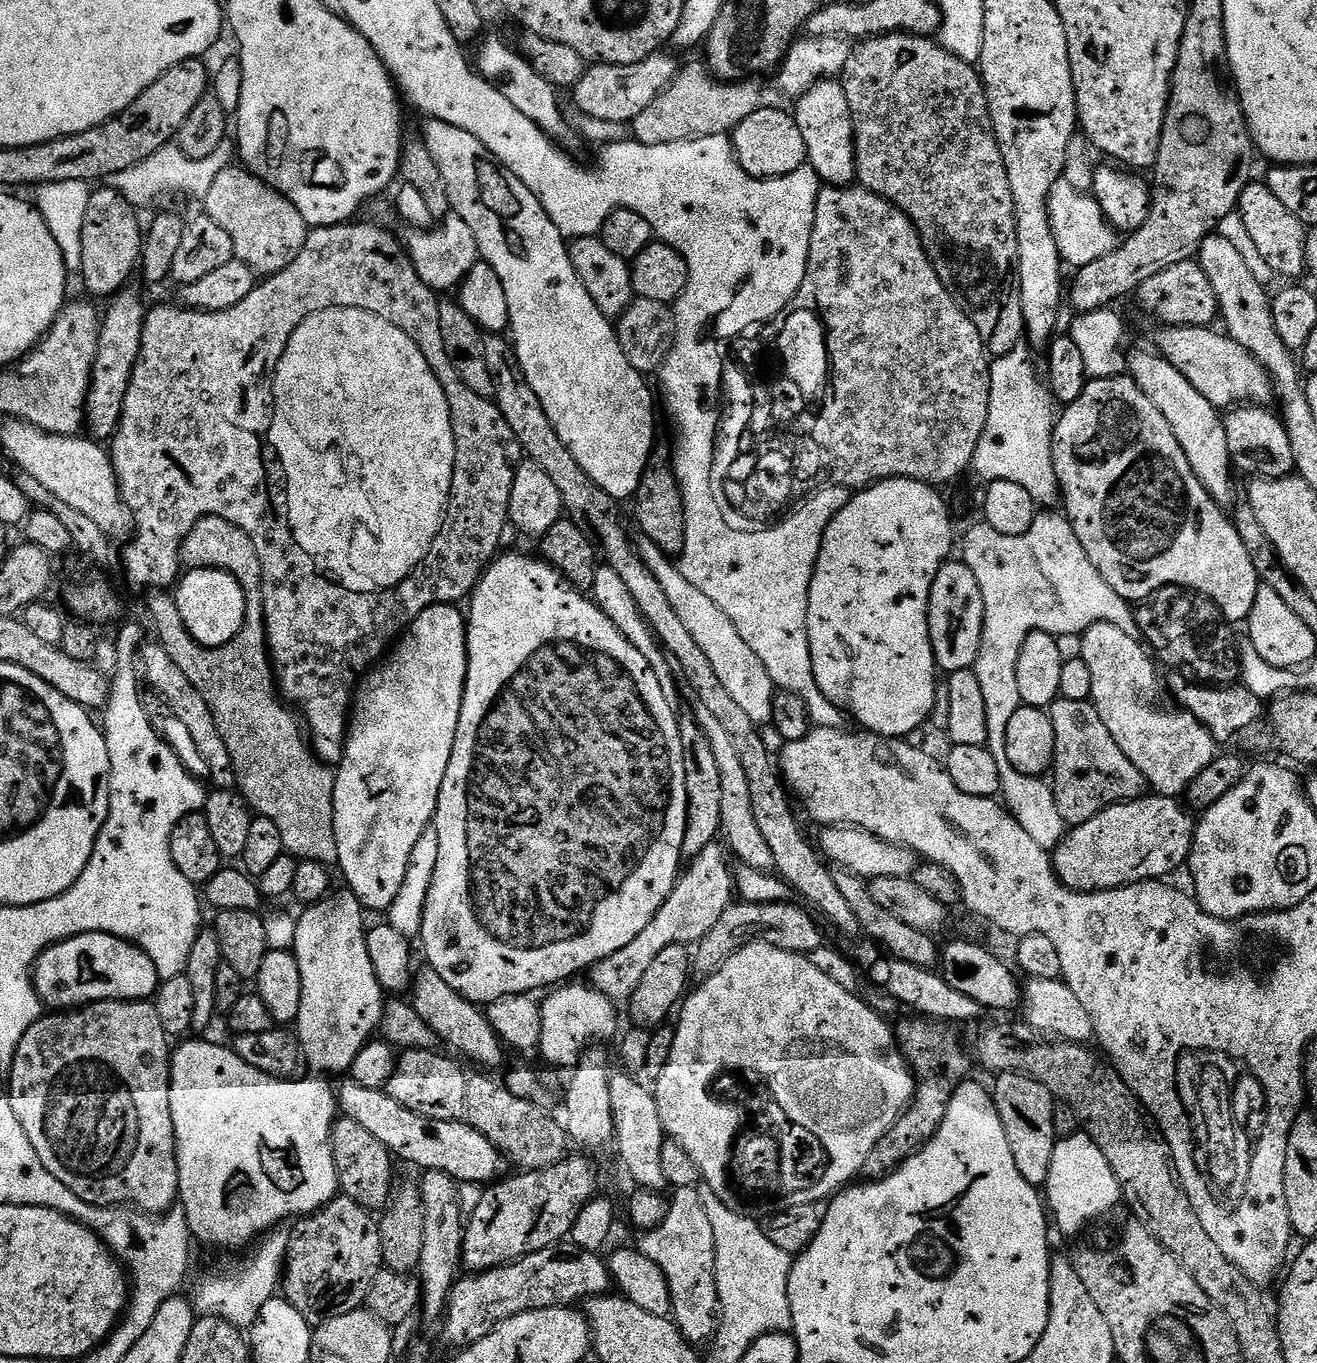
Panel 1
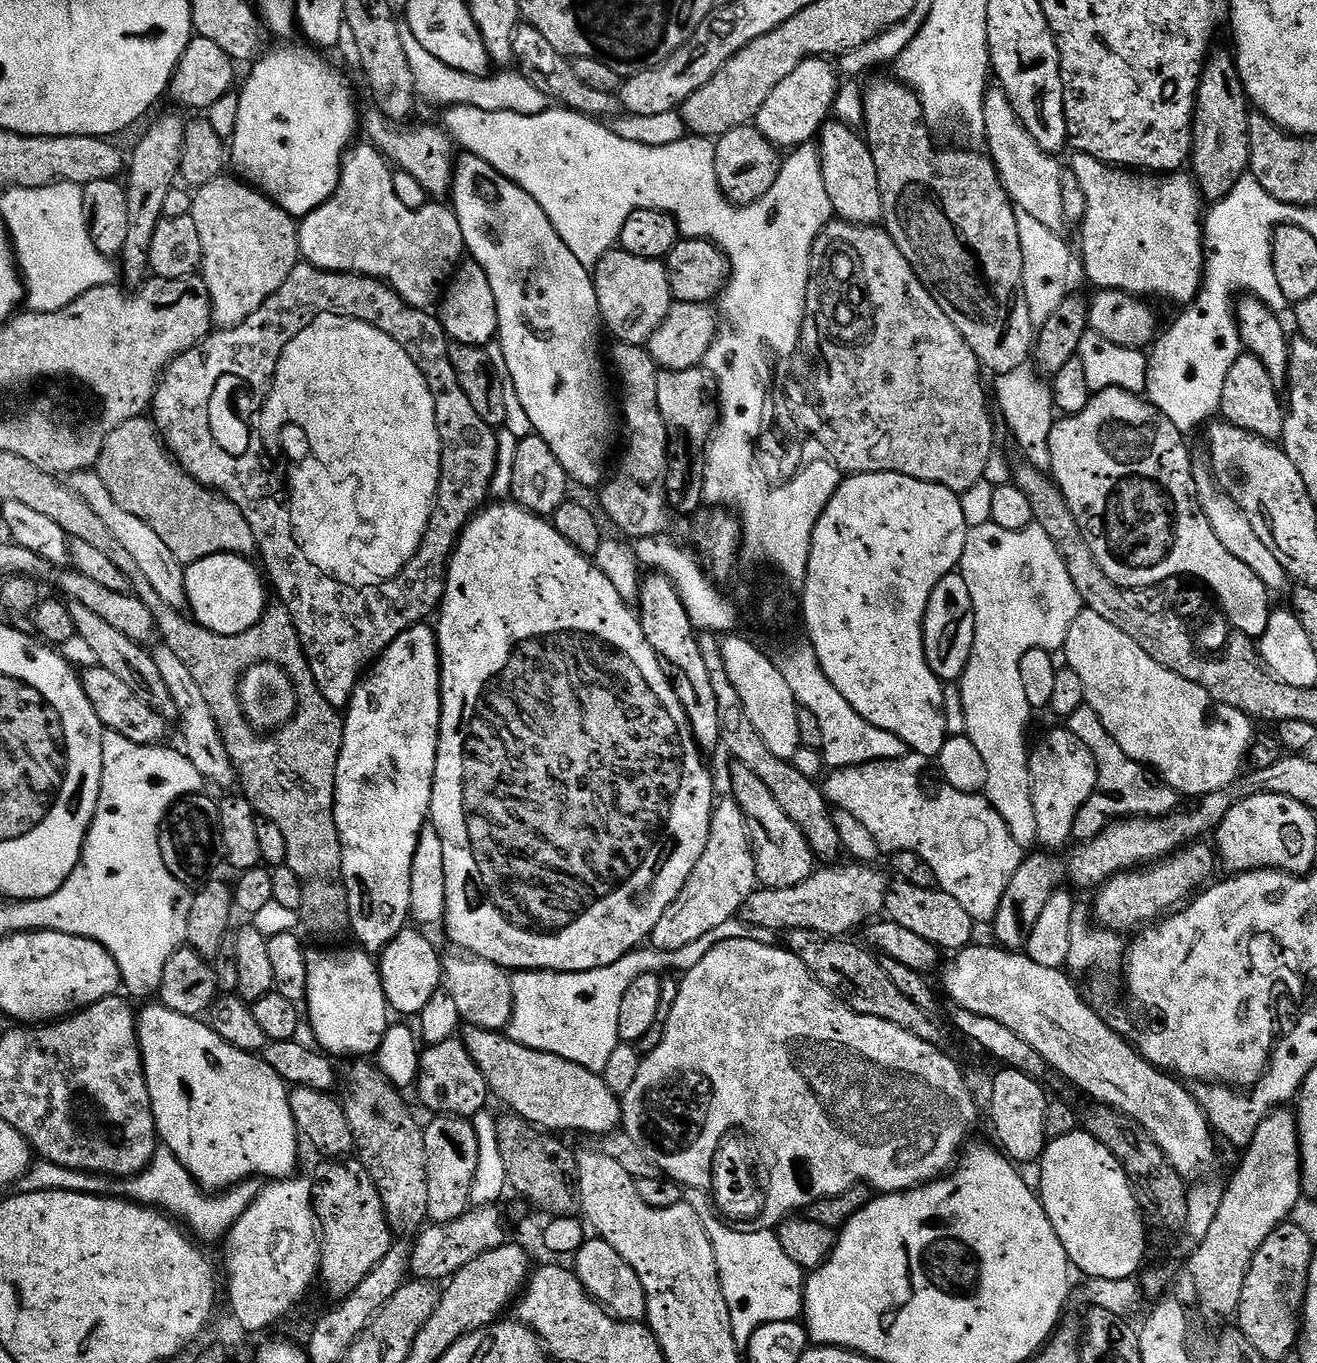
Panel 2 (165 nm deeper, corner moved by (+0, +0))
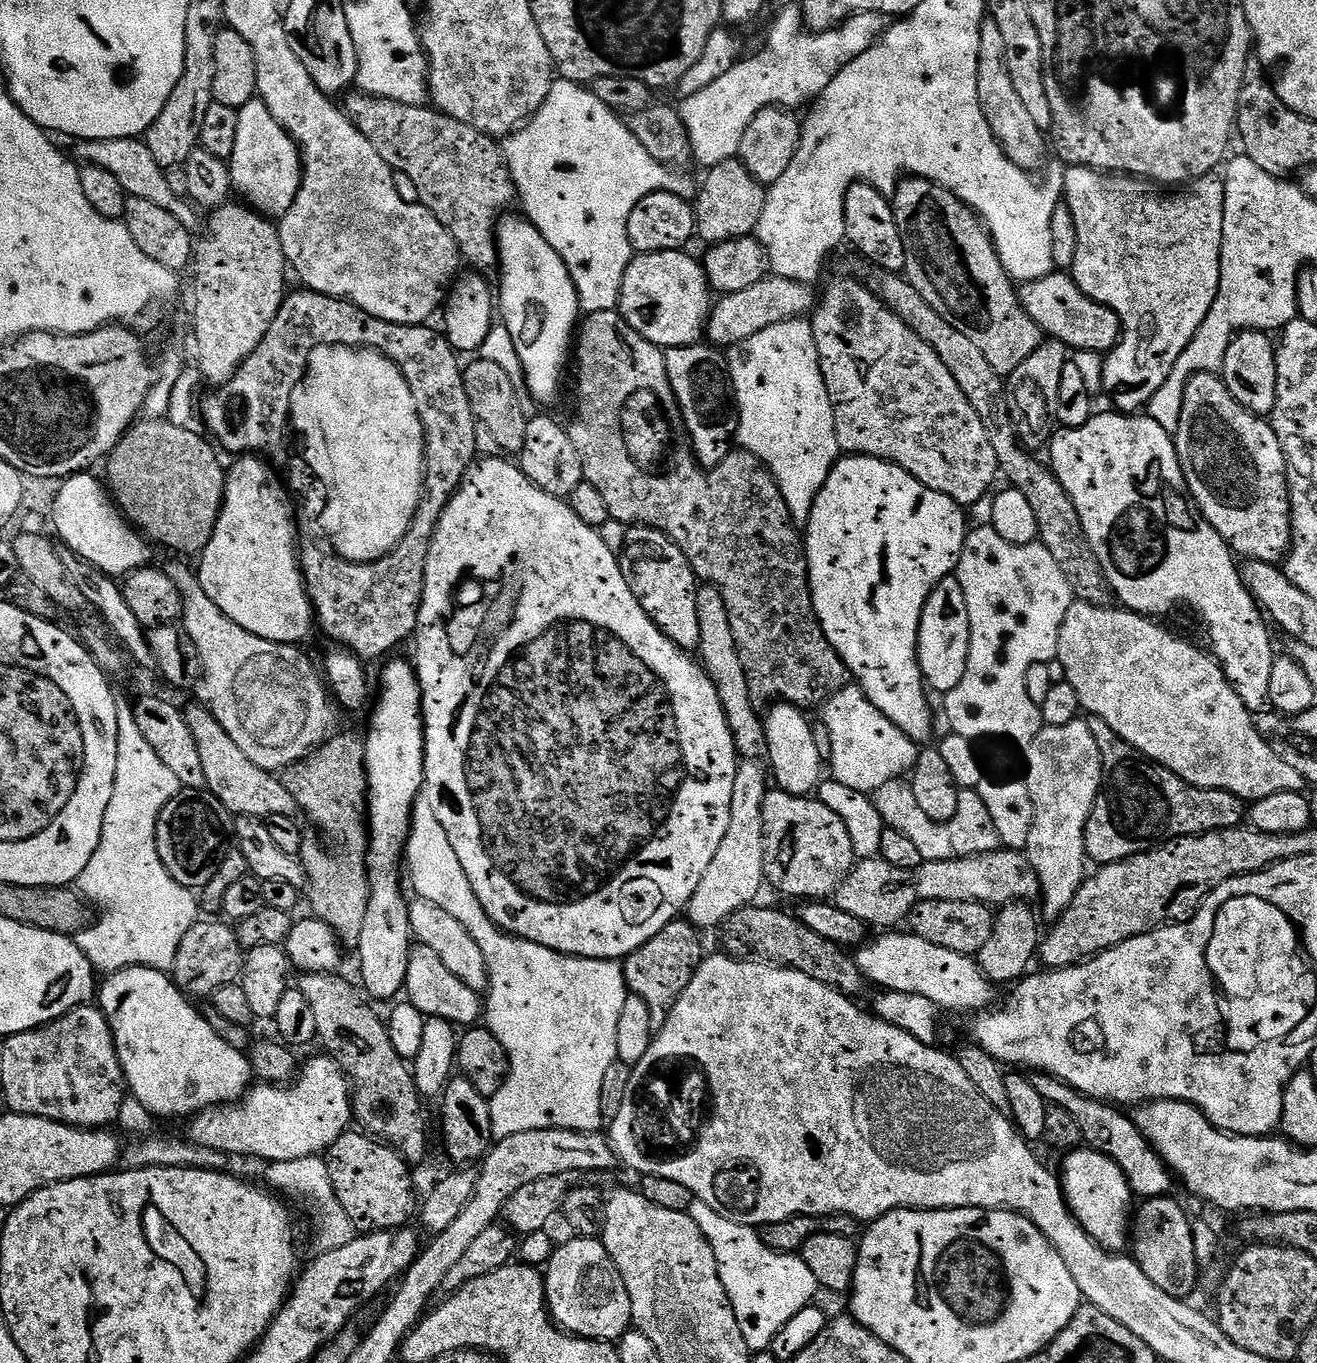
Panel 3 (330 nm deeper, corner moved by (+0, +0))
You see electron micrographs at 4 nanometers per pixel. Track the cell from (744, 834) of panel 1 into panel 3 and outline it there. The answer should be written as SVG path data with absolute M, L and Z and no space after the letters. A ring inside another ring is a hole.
M769 790L766 798L762 802L762 822L764 823L764 875L769 885L773 884L780 892L785 892L788 896L804 896L805 901L811 902L821 898L828 898L835 893L836 887L840 885L851 873L854 865L857 863L854 846L851 845L850 836L847 834L846 826L842 819L838 818L834 811L823 804L817 798L809 798L808 796L795 796L789 792L779 790Z

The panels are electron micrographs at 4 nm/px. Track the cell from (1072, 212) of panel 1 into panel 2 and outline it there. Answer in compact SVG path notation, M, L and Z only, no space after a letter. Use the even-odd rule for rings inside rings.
M999 86L989 87L984 96L984 140L988 144L986 152L996 164L1008 197L1019 211L1030 214L1030 218L1042 222L1042 226L1063 233L1066 221L1062 210L1062 165L1056 161L1059 159L1053 153L1042 151L1038 142L1030 138L1019 122L1018 114L1014 114L1014 106L1004 89Z

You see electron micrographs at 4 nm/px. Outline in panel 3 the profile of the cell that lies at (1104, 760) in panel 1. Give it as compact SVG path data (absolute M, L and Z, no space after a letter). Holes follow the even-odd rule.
M1097 716L1087 717L1090 734L1094 734L1094 742L1098 742L1100 757L1104 763L1104 784L1101 787L1096 804L1092 808L1090 818L1084 831L1084 851L1093 865L1103 866L1149 852L1169 840L1177 840L1183 836L1200 836L1204 832L1217 832L1223 828L1239 828L1246 820L1245 801L1239 800L1234 794L1199 788L1166 770L1161 764L1153 764L1151 760L1139 755L1125 740L1118 738L1106 722Z

